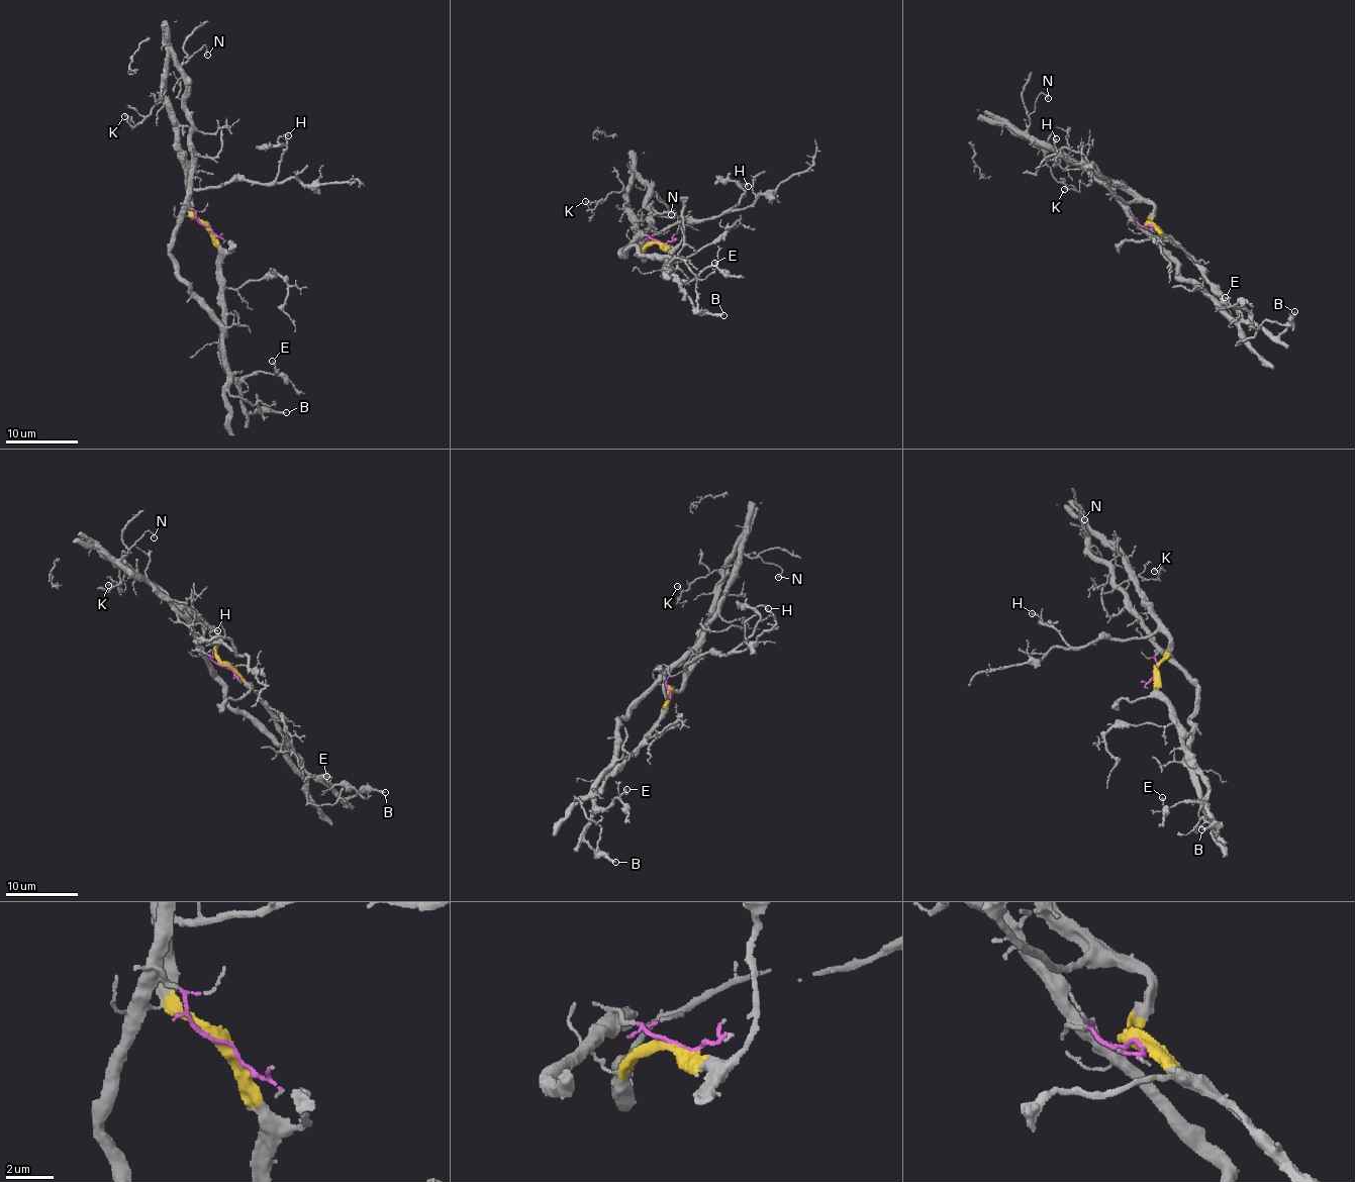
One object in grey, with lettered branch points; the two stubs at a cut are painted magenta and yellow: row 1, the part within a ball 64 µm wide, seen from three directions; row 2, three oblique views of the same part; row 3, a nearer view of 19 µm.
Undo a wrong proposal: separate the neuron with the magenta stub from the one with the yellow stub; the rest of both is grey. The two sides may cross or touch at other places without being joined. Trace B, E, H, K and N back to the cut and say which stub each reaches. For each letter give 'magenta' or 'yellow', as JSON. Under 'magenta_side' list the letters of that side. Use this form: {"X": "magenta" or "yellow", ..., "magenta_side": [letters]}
{"B": "yellow", "E": "yellow", "H": "yellow", "K": "yellow", "N": "magenta", "magenta_side": ["N"]}

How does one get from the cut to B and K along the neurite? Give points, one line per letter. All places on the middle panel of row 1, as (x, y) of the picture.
B: (658, 240), (665, 245), (669, 257), (664, 276), (674, 277), (678, 291), (697, 309), (724, 315)
K: (658, 240), (646, 249), (645, 259), (643, 232), (622, 190), (592, 209), (586, 200)

